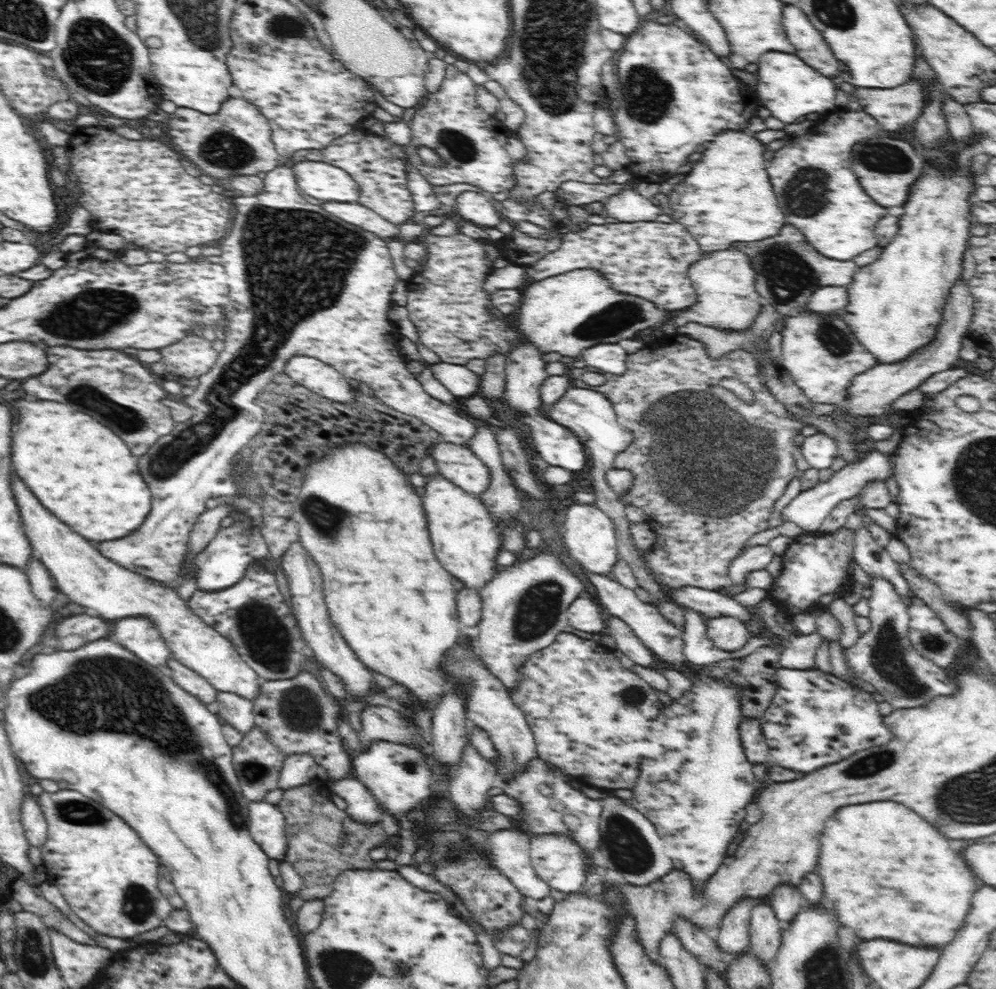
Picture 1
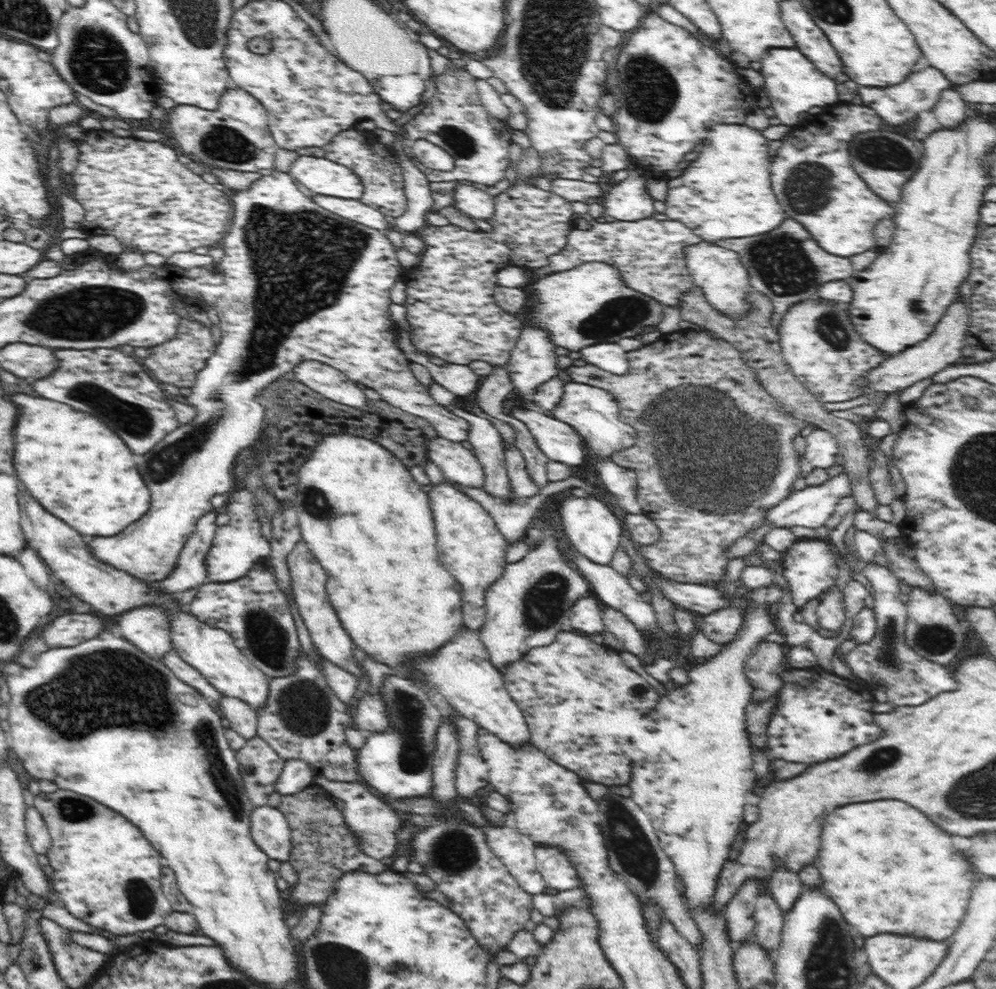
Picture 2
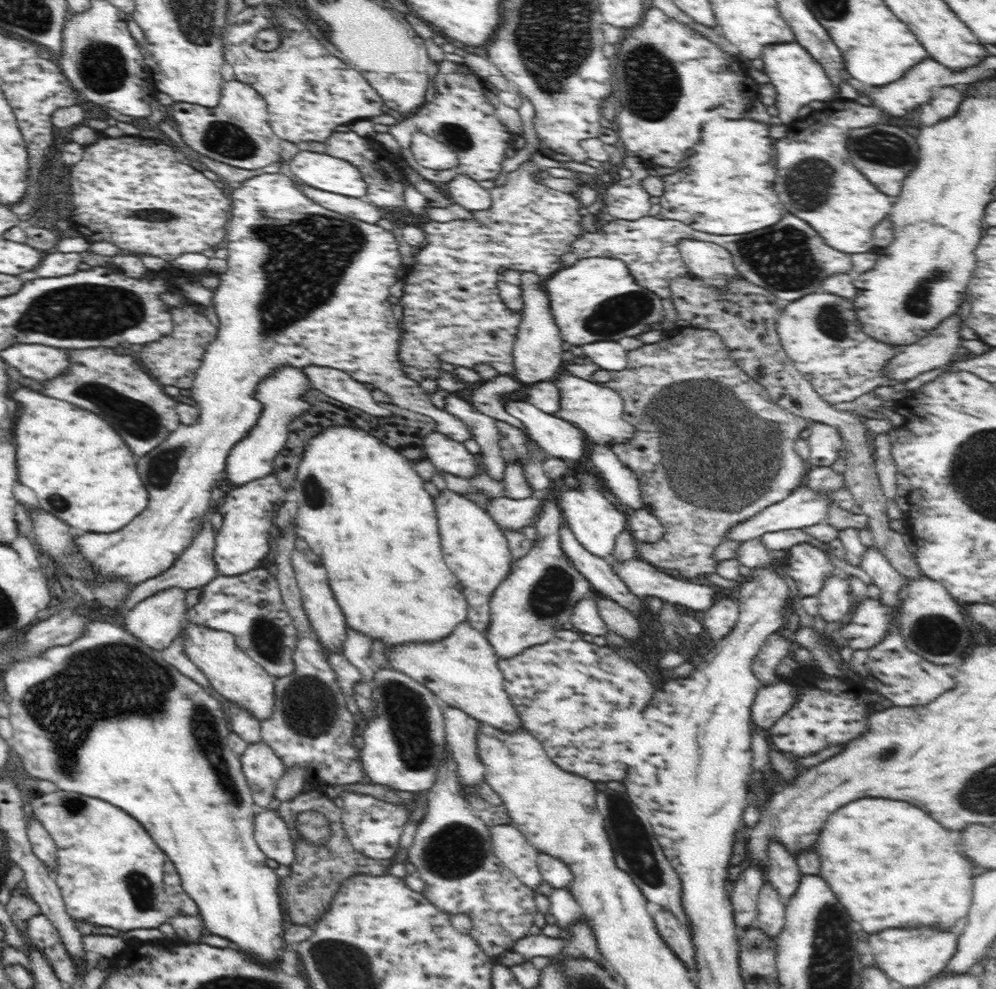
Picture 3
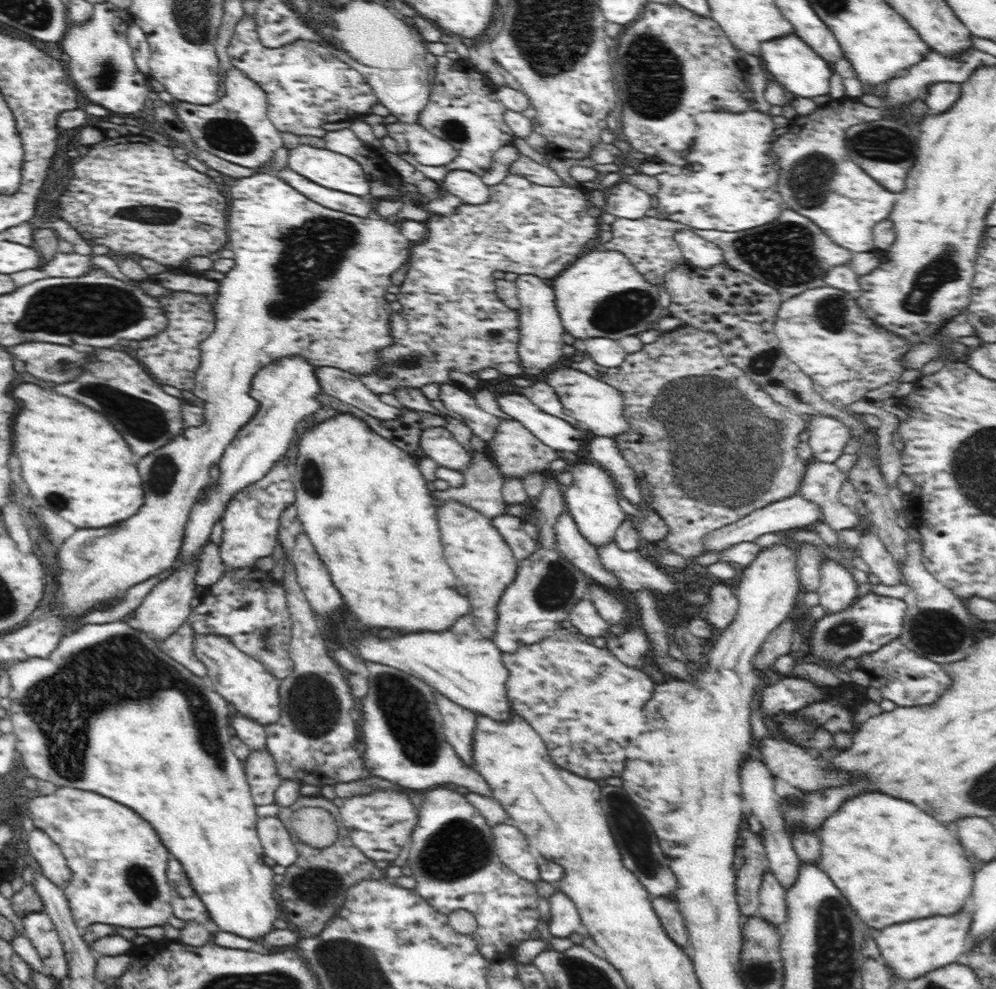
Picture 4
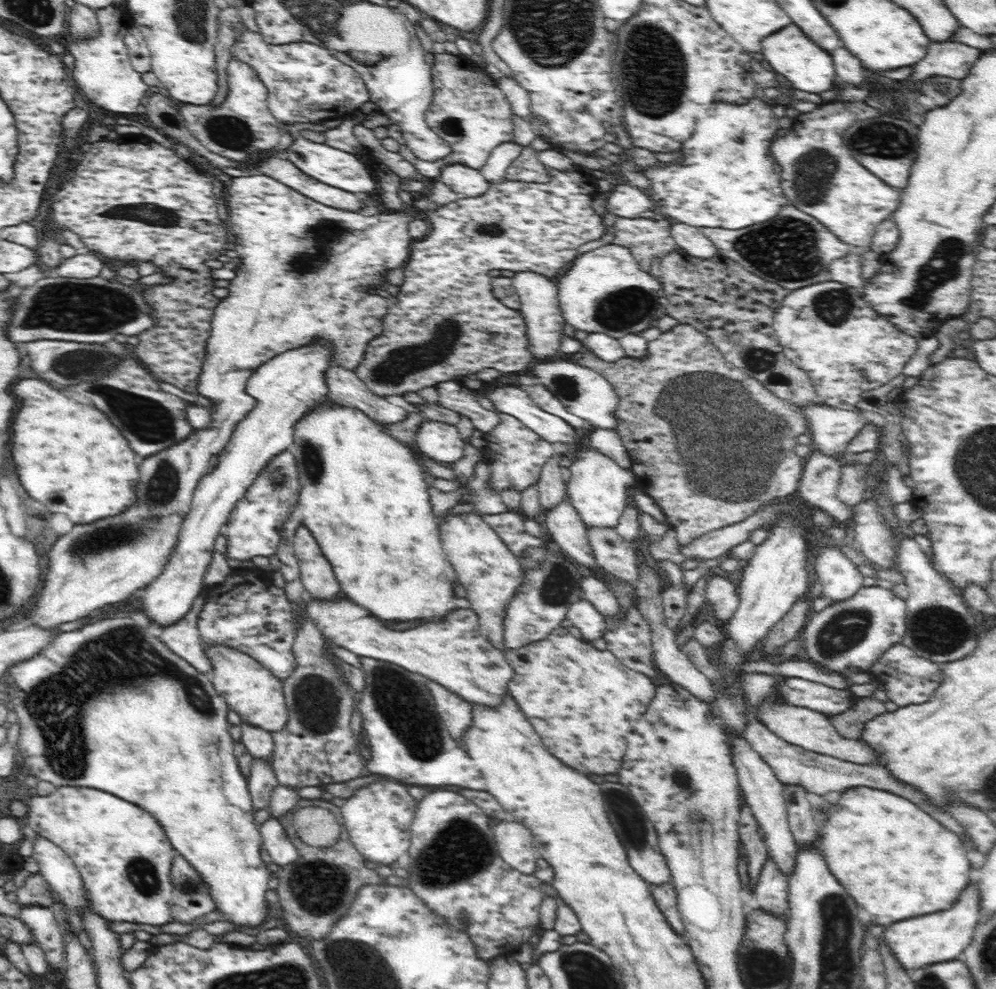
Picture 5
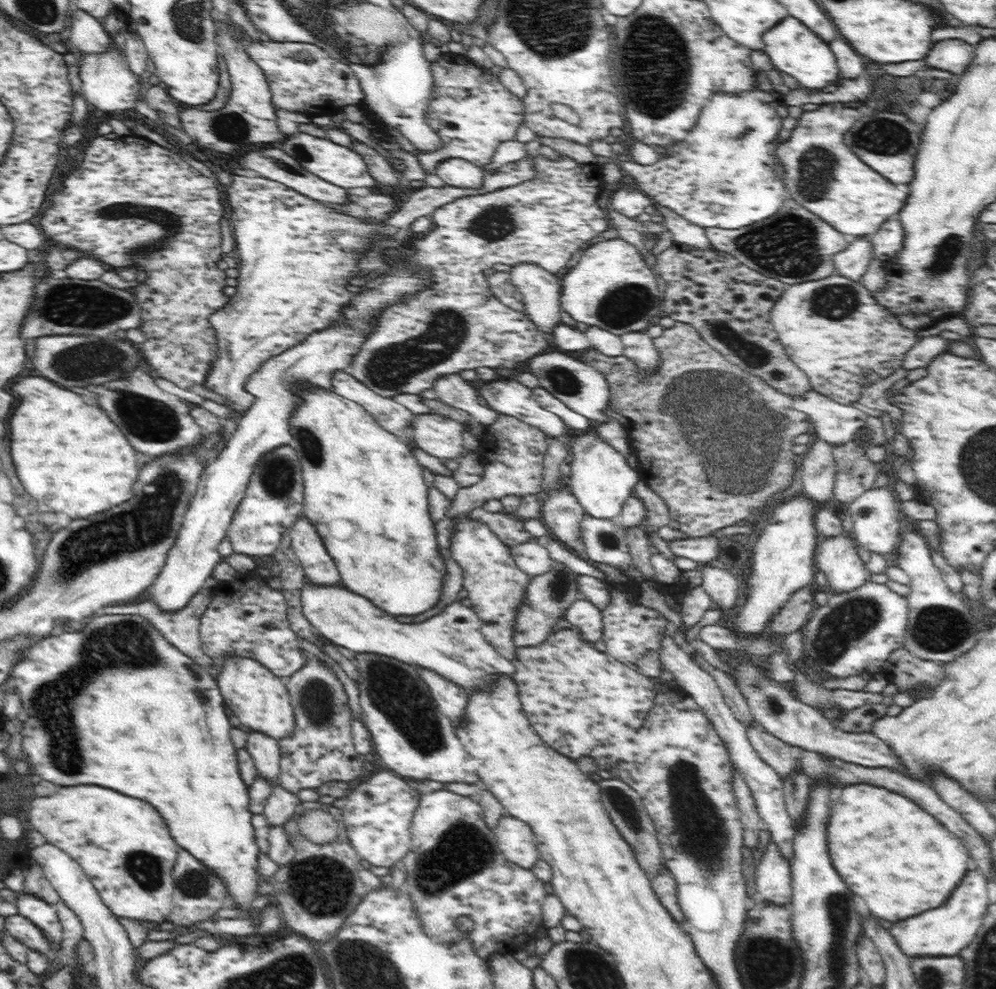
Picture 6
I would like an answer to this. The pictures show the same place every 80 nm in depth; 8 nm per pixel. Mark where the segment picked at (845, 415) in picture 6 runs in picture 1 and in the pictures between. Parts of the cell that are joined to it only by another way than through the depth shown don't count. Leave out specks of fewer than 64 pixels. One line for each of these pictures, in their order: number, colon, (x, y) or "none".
1: (819, 449)
2: (821, 449)
3: (825, 443)
4: (828, 435)
5: (832, 428)

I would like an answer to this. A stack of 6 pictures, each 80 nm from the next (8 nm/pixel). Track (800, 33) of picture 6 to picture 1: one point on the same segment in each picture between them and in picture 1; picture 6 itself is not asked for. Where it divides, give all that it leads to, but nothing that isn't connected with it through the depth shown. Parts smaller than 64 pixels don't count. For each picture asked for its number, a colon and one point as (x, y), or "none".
1: (789, 88)
2: (794, 84)
3: (799, 80)
4: (802, 72)
5: (789, 52)

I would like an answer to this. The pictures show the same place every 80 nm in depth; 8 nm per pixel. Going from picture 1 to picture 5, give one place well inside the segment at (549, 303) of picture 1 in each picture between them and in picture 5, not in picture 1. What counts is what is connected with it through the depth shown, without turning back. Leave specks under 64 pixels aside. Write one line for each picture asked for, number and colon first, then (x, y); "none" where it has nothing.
2: (590, 303)
3: (596, 299)
4: (601, 294)
5: (604, 290)

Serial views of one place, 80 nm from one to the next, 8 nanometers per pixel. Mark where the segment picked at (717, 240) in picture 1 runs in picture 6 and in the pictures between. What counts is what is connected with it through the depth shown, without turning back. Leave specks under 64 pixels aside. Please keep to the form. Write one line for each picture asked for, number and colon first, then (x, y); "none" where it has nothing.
2: (725, 193)
3: (722, 191)
4: (715, 191)
5: (709, 189)
6: (697, 179)

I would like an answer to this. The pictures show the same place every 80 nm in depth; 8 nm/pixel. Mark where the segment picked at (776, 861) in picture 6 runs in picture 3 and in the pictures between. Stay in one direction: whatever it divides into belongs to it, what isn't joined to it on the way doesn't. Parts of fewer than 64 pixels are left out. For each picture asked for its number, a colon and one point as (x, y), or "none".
3: (771, 918)
4: (773, 907)
5: (771, 891)

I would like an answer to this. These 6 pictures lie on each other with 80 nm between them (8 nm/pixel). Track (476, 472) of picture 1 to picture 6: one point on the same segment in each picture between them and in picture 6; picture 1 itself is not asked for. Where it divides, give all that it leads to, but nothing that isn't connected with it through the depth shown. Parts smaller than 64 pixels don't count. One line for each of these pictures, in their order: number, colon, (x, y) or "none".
2: (459, 465)
3: (447, 455)
4: (439, 444)
5: (437, 440)
6: (440, 436)

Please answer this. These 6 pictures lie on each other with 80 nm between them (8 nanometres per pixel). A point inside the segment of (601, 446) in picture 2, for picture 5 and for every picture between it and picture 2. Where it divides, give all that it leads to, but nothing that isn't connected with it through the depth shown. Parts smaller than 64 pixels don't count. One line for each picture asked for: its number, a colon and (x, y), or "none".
3: (597, 410)
4: (598, 406)
5: (586, 394)

